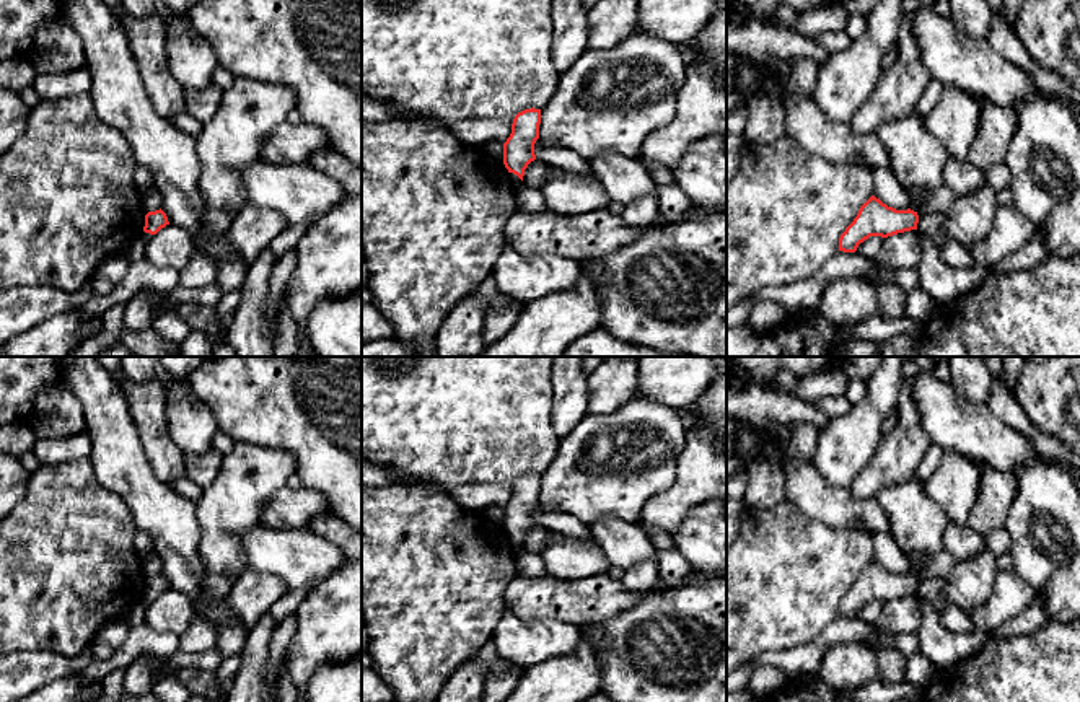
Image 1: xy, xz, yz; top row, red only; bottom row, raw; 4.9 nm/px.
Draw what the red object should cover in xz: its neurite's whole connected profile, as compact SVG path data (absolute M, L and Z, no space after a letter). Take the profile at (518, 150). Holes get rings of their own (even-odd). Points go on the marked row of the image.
M541 109L518 112L511 124L511 134L503 143L503 165L516 191L523 184L525 169L536 160L534 143L539 138Z

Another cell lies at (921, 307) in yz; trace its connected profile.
M920 285L907 292L906 314L917 322L929 324L937 308L935 300Z

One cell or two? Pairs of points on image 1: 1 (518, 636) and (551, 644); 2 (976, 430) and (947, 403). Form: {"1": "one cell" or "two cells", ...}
{"1": "one cell", "2": "one cell"}

